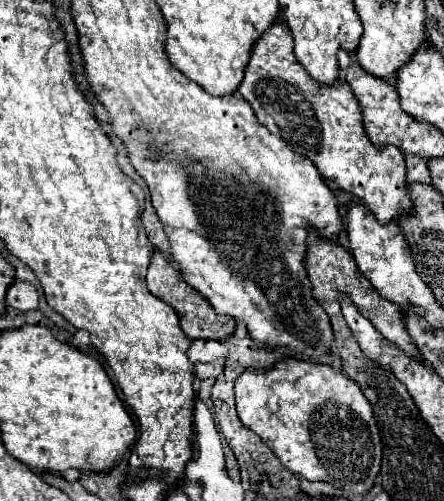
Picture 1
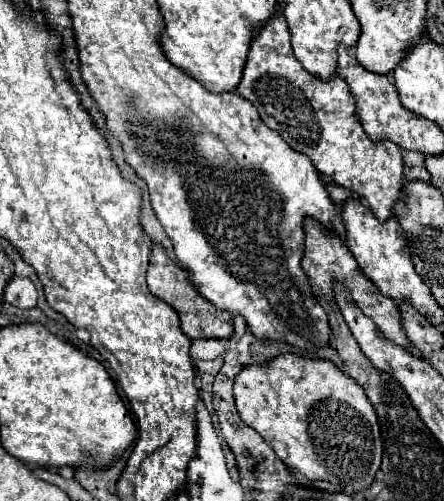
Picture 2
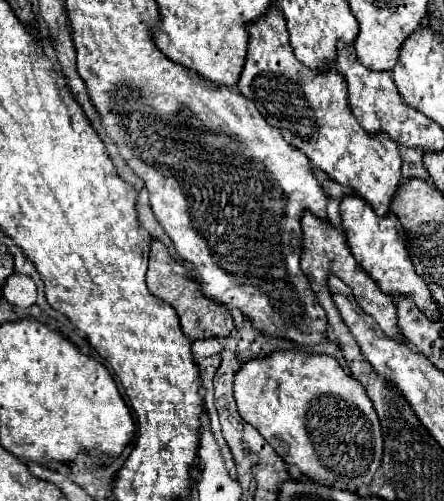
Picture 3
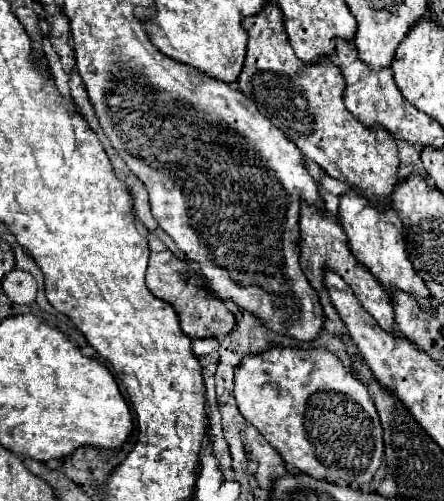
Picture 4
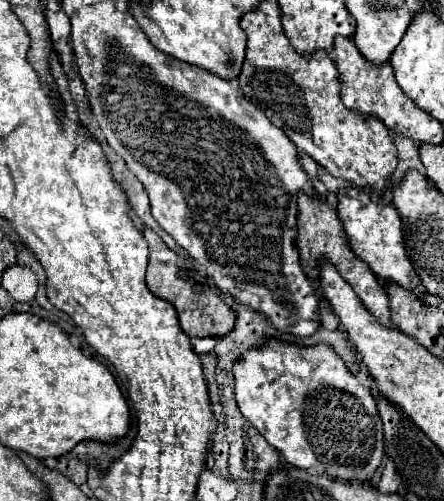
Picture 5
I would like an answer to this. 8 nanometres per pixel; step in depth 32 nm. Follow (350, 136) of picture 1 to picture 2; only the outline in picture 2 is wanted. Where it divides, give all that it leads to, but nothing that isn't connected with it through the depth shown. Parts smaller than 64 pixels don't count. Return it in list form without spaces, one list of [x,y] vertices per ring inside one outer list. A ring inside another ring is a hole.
[[[282,14],[272,16],[260,34],[254,36],[236,90],[254,104],[264,124],[278,132],[296,152],[306,154],[320,174],[352,190],[360,200],[366,200],[380,222],[394,216],[394,204],[404,198],[404,160],[400,148],[388,140],[374,144],[364,136],[360,120],[356,120],[356,104],[350,88],[340,76],[318,80],[304,70],[292,54],[290,32]]]

